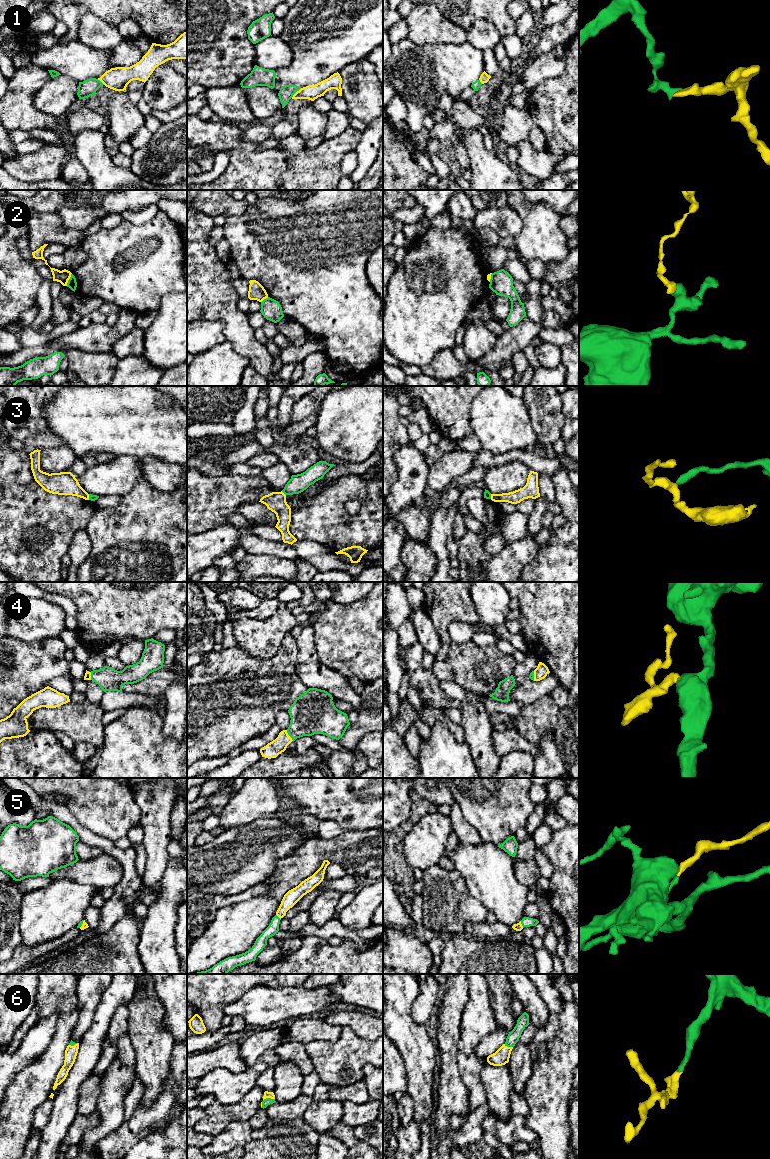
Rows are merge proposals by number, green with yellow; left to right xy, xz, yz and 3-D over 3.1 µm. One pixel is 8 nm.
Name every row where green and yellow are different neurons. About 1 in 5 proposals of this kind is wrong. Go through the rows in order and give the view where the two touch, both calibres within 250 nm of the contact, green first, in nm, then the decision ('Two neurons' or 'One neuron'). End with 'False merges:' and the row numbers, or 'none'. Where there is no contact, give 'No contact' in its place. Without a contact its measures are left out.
1: Touches green in xz. Thickness 120 nm (green) against 120 nm. Two neurons
2: Touches green in xy. Thickness 80 nm (green) against 100 nm. Two neurons
3: Touches green in xz. Thickness 150 nm (green) against 160 nm. Two neurons
4: Touches green in xz. Thickness 340 nm (green) against 120 nm. One neuron
5: Touches green in yz. Thickness 80 nm (green) against 60 nm. One neuron
6: Touches green in xz. Thickness 60 nm (green) against 50 nm. One neuron
False merges: 1, 2, 3

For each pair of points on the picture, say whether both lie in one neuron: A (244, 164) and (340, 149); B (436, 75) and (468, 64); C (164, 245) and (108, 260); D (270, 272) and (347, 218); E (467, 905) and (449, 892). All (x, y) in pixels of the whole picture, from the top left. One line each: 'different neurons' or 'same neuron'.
A: same neuron
B: same neuron
C: same neuron
D: same neuron
E: same neuron

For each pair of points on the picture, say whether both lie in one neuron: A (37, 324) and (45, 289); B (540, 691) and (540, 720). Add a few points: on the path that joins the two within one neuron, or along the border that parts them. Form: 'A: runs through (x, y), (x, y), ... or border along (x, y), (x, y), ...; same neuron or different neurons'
A: runs through (43, 315), (44, 298); same neuron
B: border along (548, 694), (525, 705); different neurons

